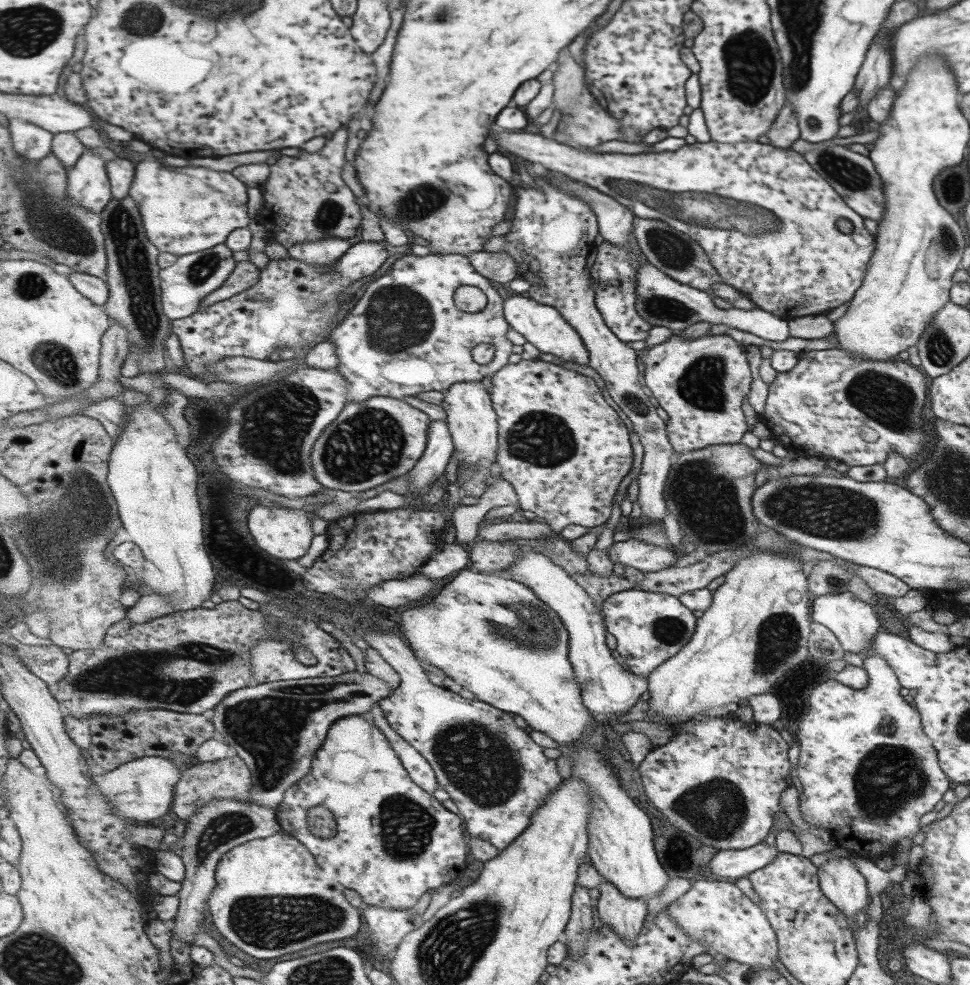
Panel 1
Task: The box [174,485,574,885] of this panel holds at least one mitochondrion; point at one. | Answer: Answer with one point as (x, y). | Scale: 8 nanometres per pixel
(272, 728)

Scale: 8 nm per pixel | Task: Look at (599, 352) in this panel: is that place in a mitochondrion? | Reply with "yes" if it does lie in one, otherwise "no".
no

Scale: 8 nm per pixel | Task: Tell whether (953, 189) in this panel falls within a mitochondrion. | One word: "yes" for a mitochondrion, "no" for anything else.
no

